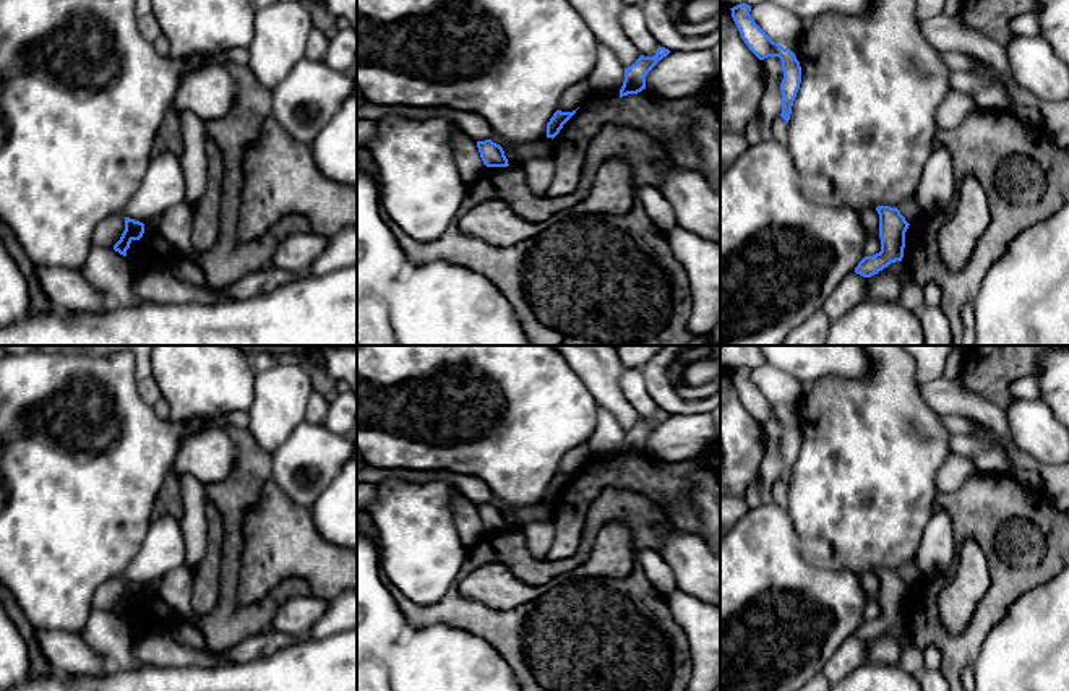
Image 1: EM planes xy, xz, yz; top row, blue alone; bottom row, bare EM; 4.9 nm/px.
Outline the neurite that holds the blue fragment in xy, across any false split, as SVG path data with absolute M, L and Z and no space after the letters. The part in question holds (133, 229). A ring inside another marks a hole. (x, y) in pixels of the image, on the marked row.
M125 217L125 230L120 240L114 245L114 250L127 256L127 250L133 240L140 240L144 234L144 224L130 217Z

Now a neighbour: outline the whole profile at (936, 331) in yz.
M923 305L917 316L923 328L923 337L926 346L952 346L952 331L949 328L949 320L942 313L941 307Z

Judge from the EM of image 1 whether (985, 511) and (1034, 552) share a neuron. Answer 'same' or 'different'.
same

